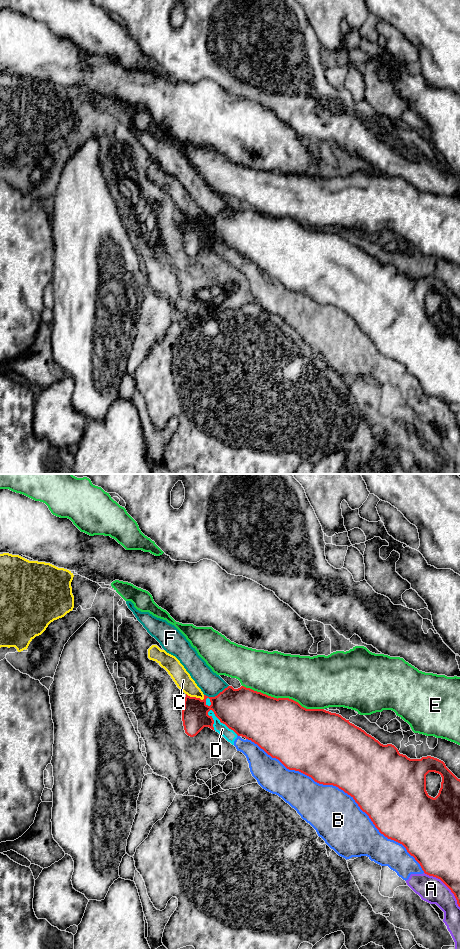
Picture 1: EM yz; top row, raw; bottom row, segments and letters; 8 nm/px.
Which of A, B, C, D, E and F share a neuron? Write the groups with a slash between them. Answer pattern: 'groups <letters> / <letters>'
groups A B C D / E / F

